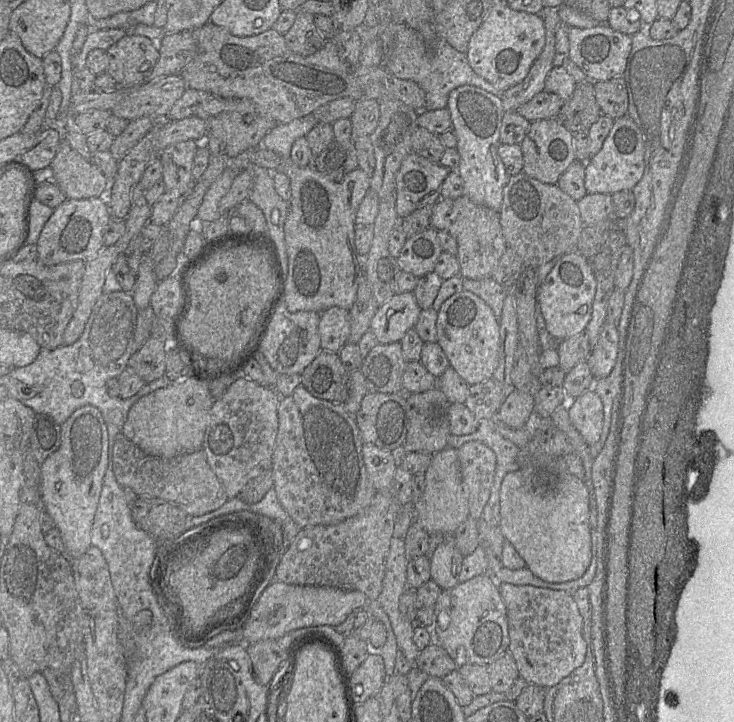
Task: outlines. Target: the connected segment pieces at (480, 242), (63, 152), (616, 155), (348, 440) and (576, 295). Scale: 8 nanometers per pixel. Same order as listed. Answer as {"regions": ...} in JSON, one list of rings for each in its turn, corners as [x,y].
{"regions":[[[[464,195],[456,199],[440,198],[433,206],[430,225],[438,231],[448,231],[456,239],[458,245],[456,257],[463,278],[490,278],[507,249],[499,211],[492,210]]],[[[62,136],[57,153],[50,164],[53,180],[66,199],[105,197],[109,180],[92,161],[84,159]]],[[[625,114],[614,119],[613,126],[601,149],[585,163],[587,194],[612,195],[621,190],[632,190],[644,173],[643,137],[635,122]]],[[[303,385],[289,396],[281,396],[278,405],[278,433],[272,456],[274,488],[279,503],[300,528],[335,525],[360,514],[376,495],[362,458],[363,441],[355,420],[343,404],[313,396]]],[[[576,249],[561,255],[537,291],[537,304],[549,333],[559,340],[584,333],[592,316],[595,294],[594,273],[585,258]]]]}

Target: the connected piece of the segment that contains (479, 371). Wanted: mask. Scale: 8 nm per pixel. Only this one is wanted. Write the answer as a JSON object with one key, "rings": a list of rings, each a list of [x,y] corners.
{"rings":[[[461,290],[447,298],[436,321],[437,343],[444,351],[450,367],[473,386],[493,377],[500,359],[499,319],[491,307],[470,291]]]}

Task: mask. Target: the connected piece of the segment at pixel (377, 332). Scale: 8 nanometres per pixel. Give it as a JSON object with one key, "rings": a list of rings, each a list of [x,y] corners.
{"rings":[[[413,292],[397,293],[378,307],[369,330],[375,335],[379,344],[401,341],[405,333],[415,326],[421,310]]]}

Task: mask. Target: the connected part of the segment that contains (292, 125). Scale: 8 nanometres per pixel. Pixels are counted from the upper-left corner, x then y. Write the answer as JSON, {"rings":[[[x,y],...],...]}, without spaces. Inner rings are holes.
{"rings":[[[312,113],[288,123],[279,123],[264,136],[259,147],[272,150],[283,158],[290,158],[295,140],[306,136],[316,124],[317,120]]]}

